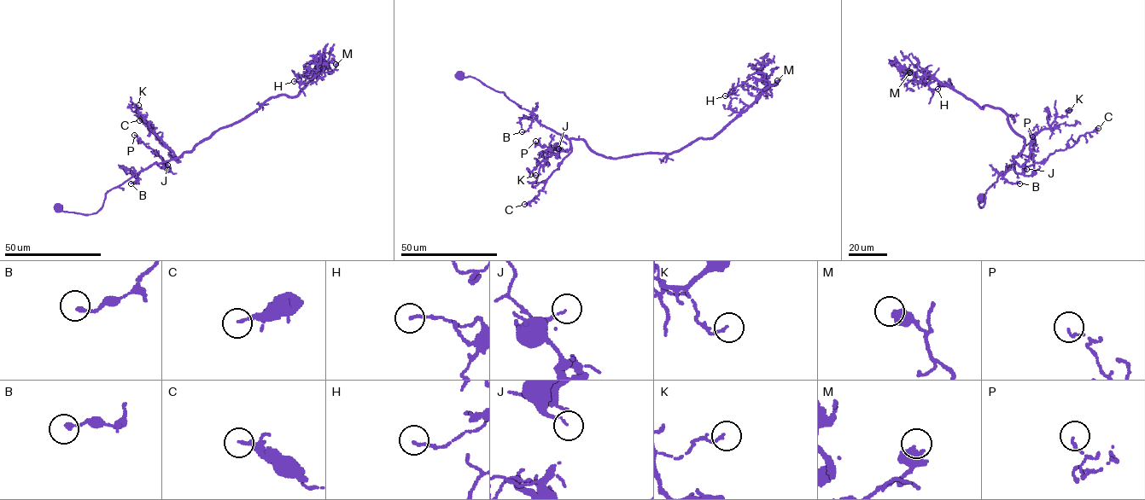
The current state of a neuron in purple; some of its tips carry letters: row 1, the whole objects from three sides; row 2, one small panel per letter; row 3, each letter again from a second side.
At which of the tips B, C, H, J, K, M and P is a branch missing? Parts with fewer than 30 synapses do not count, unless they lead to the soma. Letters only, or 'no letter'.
no letter

